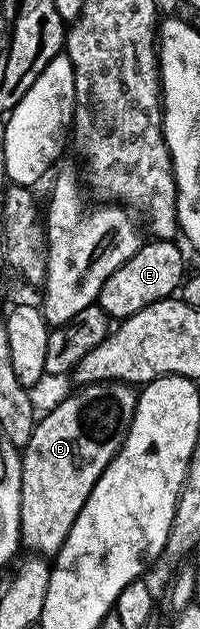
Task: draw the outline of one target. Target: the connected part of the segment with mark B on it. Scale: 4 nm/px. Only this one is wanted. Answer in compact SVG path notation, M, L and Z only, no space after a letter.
M94 381L90 385L78 387L75 390L75 393L71 397L64 398L55 409L50 409L43 417L41 414L37 418L34 430L32 431L32 439L28 439L25 449L21 450L22 490L20 491L20 531L22 532L22 545L25 548L30 548L29 552L34 555L57 555L60 547L64 547L64 543L68 539L68 531L72 531L72 523L76 523L76 515L80 515L80 507L84 507L88 495L92 495L92 487L96 487L96 479L100 479L100 475L104 475L104 467L108 467L108 463L112 463L112 459L120 451L120 447L132 427L132 419L136 411L138 393L135 386L126 385L123 381Z

